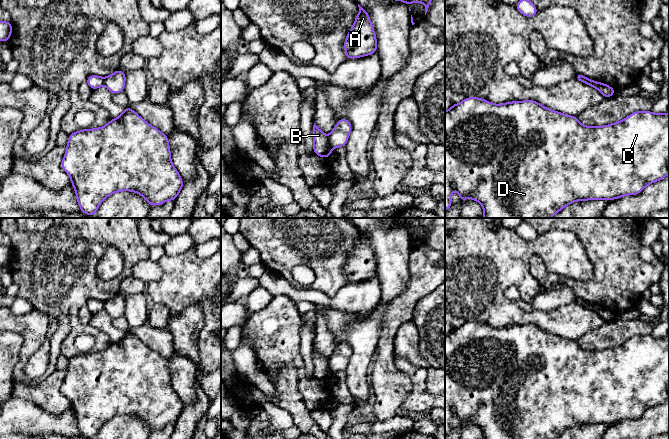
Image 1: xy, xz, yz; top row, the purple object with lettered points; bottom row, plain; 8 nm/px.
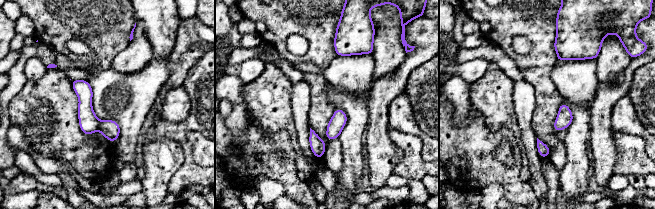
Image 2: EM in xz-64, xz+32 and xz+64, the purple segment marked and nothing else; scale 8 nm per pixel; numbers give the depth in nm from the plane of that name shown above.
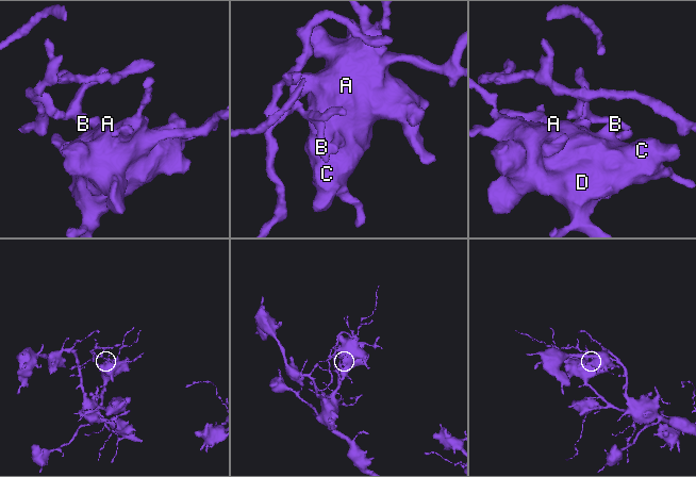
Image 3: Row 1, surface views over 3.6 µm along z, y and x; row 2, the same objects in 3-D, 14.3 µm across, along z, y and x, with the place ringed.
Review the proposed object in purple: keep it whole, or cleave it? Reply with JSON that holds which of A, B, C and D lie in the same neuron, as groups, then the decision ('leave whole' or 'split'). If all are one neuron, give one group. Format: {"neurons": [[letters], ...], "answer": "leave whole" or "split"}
{"neurons": [["A", "C", "D"], ["B"]], "answer": "split"}

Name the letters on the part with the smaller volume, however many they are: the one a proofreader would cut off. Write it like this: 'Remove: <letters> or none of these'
Remove: B

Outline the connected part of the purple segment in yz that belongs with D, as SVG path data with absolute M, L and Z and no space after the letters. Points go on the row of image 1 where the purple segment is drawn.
M467 97L458 104L452 104L451 108L445 111L445 210L450 210L452 206L451 195L452 195L452 191L455 189L458 192L462 203L465 201L466 198L471 198L472 200L477 201L482 205L484 212L482 218L551 218L559 211L561 211L564 207L576 201L587 201L587 200L611 201L623 196L637 195L641 193L646 186L664 179L669 174L669 168L667 165L668 161L669 161L669 114L668 113L656 114L653 113L652 111L636 111L631 113L622 121L618 121L612 124L608 124L604 126L585 126L579 122L577 117L549 109L534 100L512 101L503 104L494 104L479 97Z

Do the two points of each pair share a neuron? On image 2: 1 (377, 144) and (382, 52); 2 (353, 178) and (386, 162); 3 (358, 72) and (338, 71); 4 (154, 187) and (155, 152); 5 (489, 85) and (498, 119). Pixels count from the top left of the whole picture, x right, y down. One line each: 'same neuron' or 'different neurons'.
1: different neurons
2: different neurons
3: same neuron
4: same neuron
5: same neuron

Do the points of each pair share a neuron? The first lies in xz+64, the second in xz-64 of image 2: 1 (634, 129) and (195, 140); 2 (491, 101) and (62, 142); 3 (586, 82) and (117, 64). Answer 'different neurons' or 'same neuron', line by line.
1: same neuron
2: same neuron
3: same neuron

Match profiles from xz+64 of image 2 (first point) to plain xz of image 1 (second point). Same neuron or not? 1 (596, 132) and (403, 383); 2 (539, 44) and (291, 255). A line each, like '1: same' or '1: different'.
1: same
2: same

